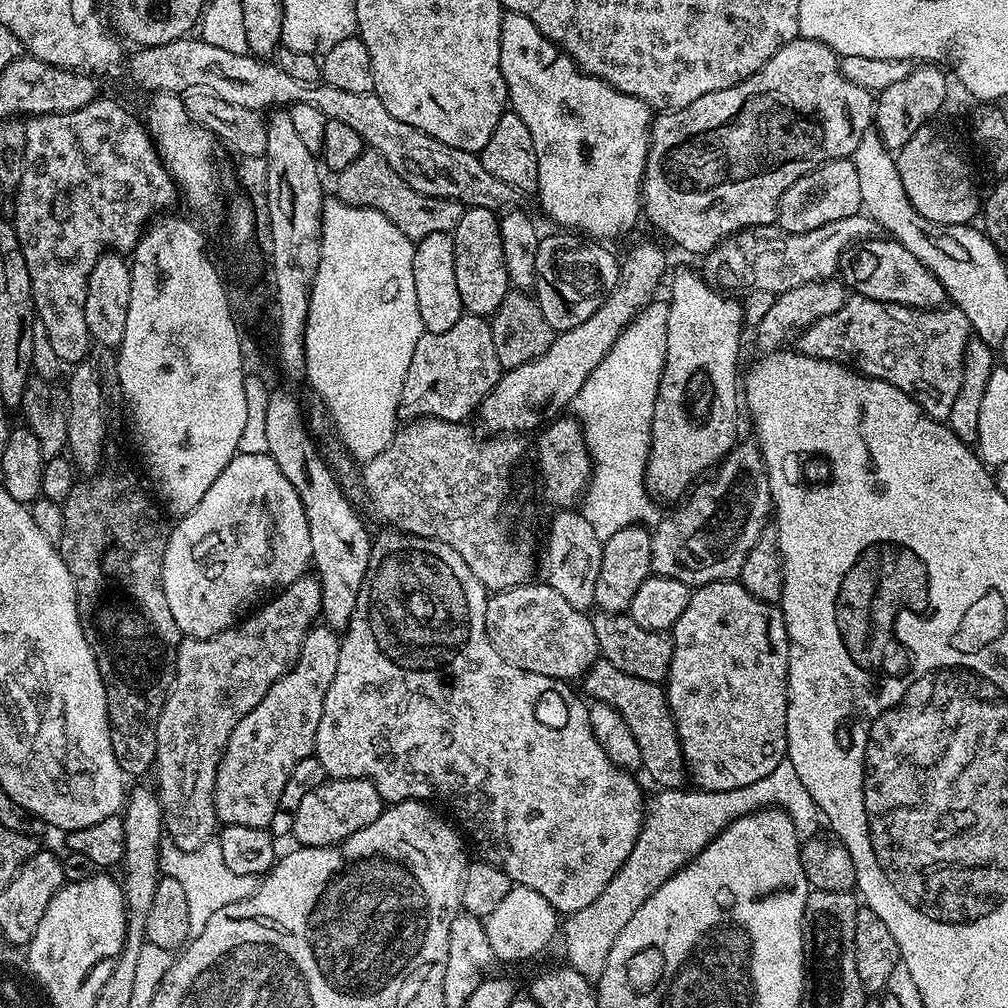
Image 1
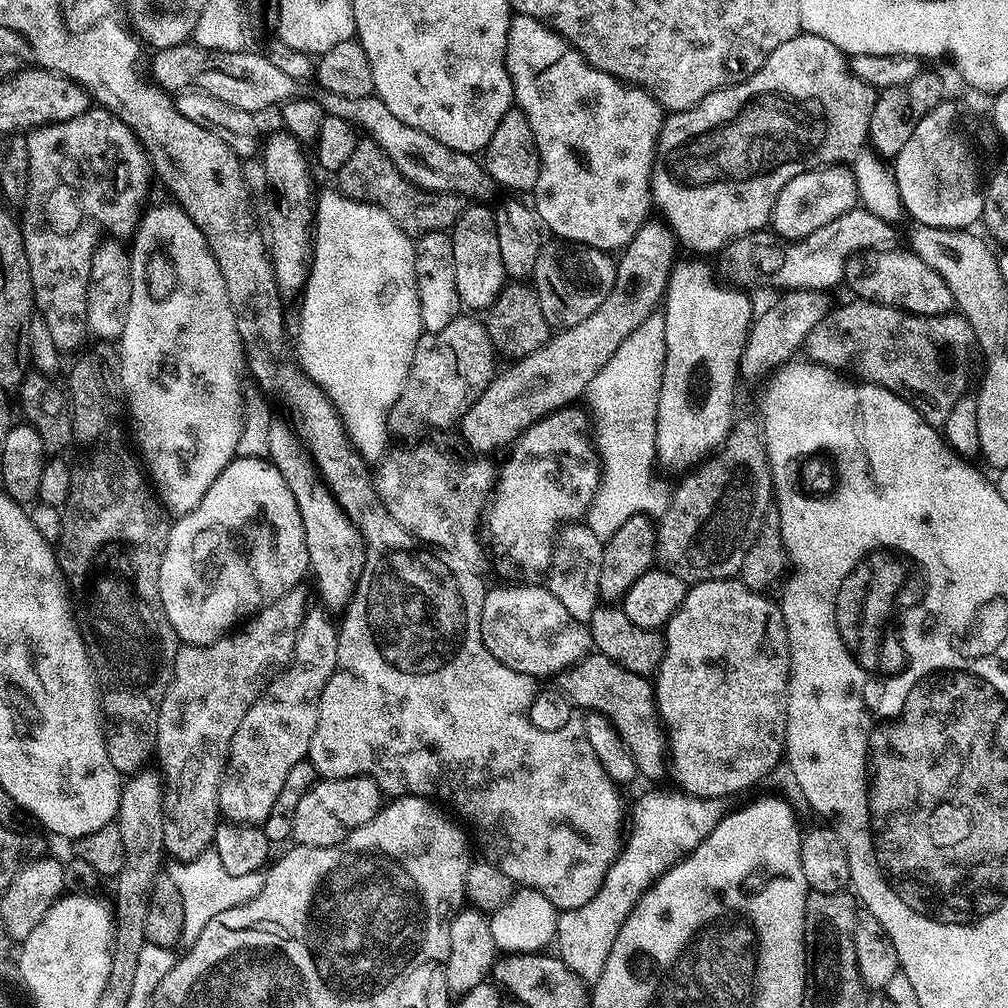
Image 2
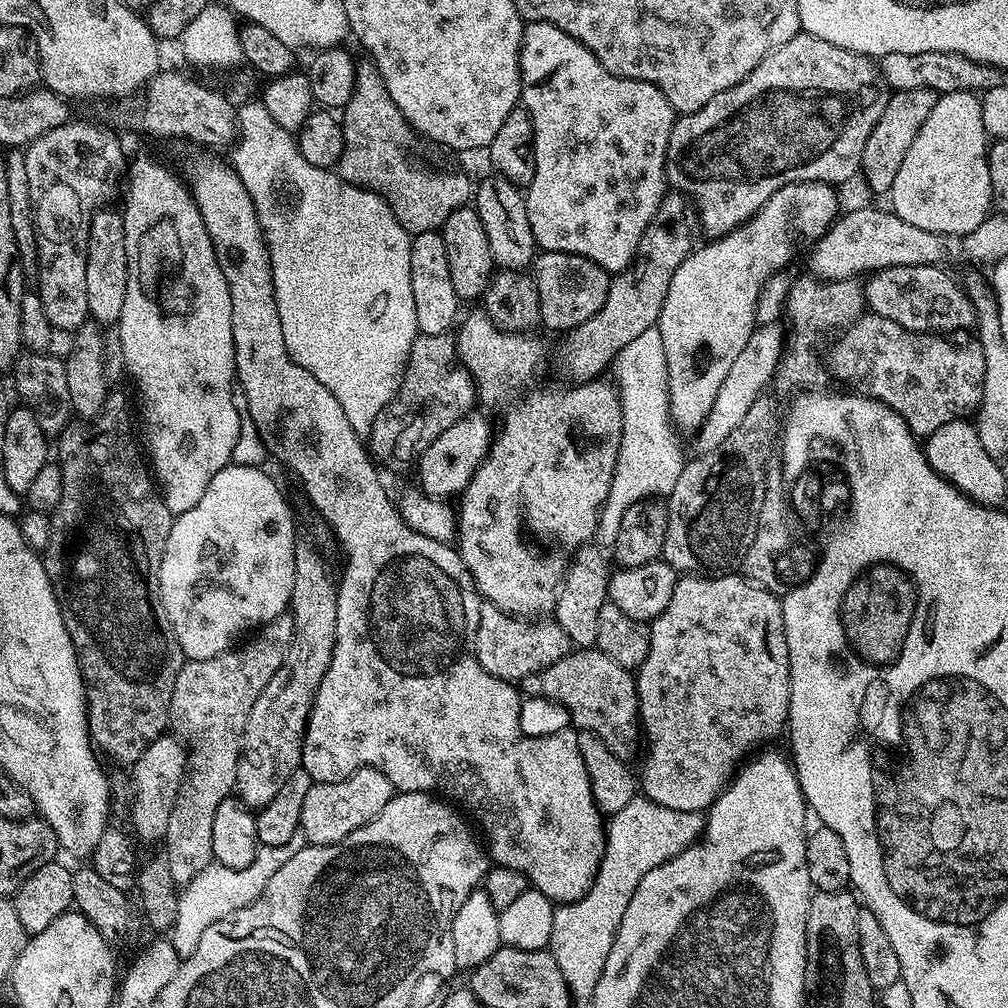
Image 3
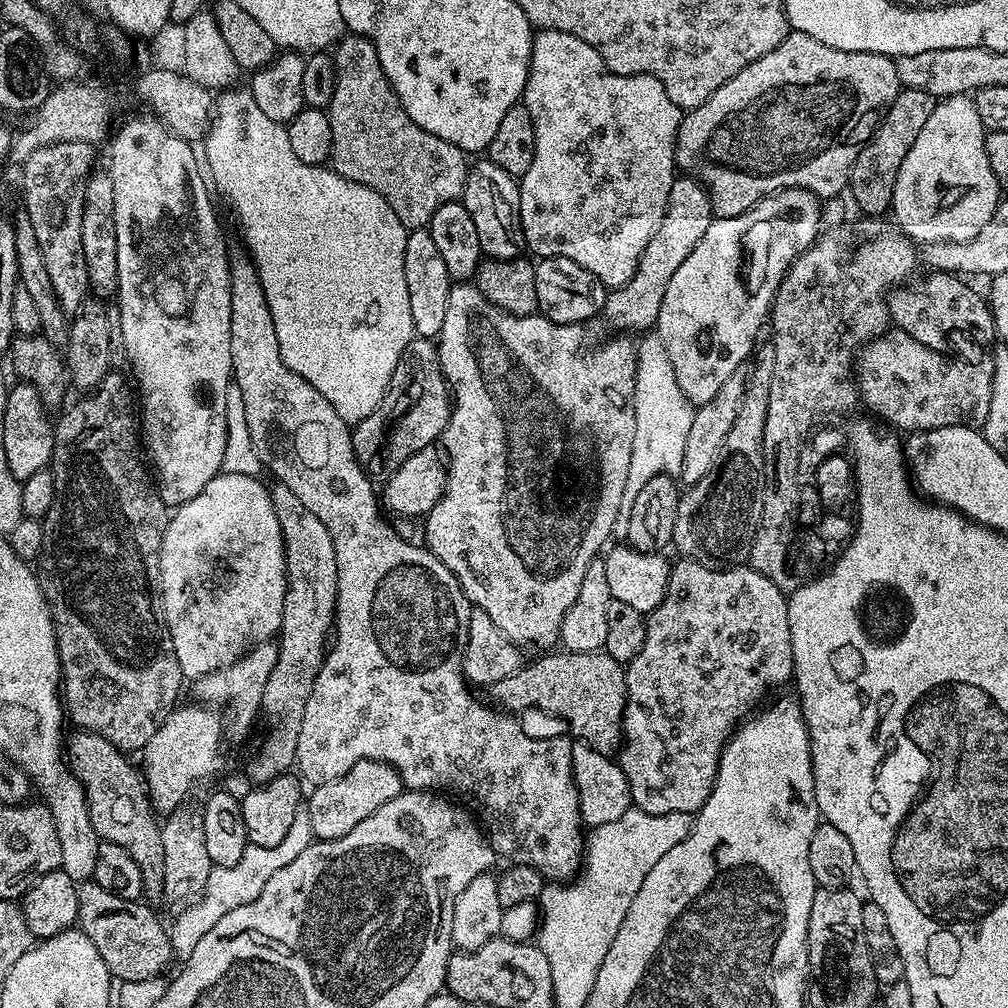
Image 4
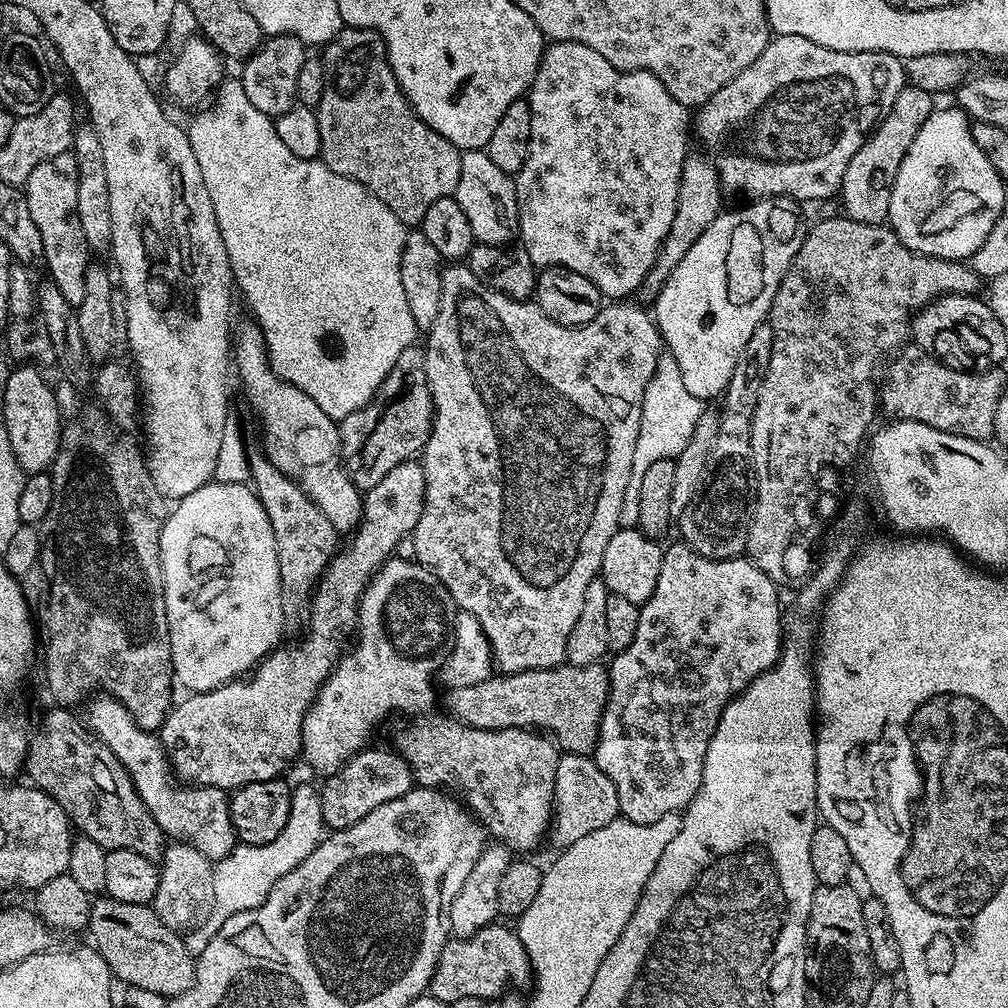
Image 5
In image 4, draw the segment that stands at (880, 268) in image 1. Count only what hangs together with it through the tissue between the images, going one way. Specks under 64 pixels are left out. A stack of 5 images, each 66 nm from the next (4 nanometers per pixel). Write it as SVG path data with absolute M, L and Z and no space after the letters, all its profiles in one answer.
M932 272L925 280L918 280L889 291L886 299L891 323L910 334L910 338L918 338L922 346L930 346L930 350L946 352L961 360L983 361L986 350L997 339L989 301L985 297L983 300L967 279L951 272Z

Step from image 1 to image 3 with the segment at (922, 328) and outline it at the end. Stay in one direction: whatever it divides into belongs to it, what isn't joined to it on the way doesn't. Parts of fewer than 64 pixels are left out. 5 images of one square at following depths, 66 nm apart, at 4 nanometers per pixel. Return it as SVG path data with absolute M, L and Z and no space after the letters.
M875 314L859 316L836 339L833 360L826 364L827 371L831 375L833 372L842 383L849 384L844 386L853 393L880 400L890 406L907 422L917 437L927 438L950 422L971 417L980 407L982 386L986 378L986 358L982 358L979 346L963 348L952 341L955 339L944 334L911 332L906 330L906 326L898 326L898 322L890 322L890 318Z

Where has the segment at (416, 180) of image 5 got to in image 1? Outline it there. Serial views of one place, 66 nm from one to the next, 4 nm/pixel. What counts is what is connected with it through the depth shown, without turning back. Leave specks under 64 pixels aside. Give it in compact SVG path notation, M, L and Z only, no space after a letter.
M373 150L360 152L358 158L354 158L350 166L346 166L346 170L335 173L334 180L336 180L335 199L350 206L378 210L378 214L390 218L390 222L394 222L394 226L398 226L398 230L402 230L402 234L406 234L406 238L410 238L413 242L430 238L430 234L443 232L451 234L458 226L465 210L465 206L456 200L427 196L412 189L387 164L386 158Z

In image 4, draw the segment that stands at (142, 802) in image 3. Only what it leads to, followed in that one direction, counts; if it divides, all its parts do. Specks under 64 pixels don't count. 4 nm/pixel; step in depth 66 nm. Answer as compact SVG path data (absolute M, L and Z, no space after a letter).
M191 702L183 708L177 706L158 726L154 738L142 750L144 764L142 763L142 775L148 785L148 798L152 802L153 809L157 813L167 814L176 811L185 803L184 795L195 786L199 780L208 780L216 776L224 768L224 724L215 707L205 706L199 702Z

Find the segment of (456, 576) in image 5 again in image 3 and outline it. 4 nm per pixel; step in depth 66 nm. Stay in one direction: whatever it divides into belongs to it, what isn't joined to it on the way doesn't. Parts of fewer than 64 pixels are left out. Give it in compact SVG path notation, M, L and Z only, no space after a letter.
M483 310L463 320L454 332L457 357L473 378L479 403L497 404L504 411L500 420L504 429L495 433L488 455L462 489L454 544L476 583L476 591L487 603L521 618L548 614L556 607L558 589L572 555L595 537L600 512L614 482L622 442L620 393L615 383L607 384L604 378L540 384L548 352L536 334L505 332Z

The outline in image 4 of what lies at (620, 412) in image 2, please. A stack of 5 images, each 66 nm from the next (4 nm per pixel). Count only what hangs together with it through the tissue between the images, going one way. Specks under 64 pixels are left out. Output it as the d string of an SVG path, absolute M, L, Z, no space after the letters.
M648 334L636 345L636 381L634 382L634 450L630 450L630 472L622 494L622 509L638 498L638 490L655 476L679 477L686 438L694 405L688 401L674 378L674 365L659 334Z

